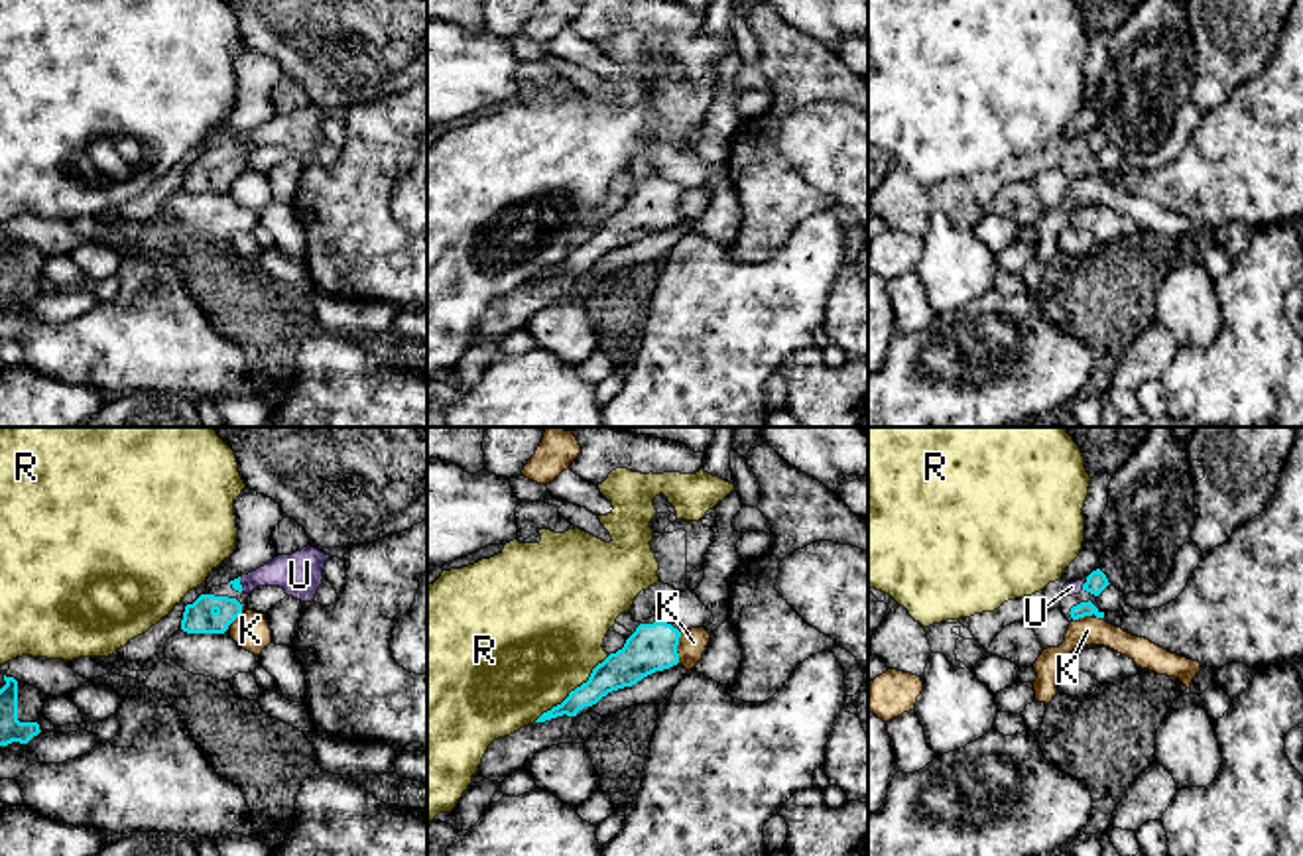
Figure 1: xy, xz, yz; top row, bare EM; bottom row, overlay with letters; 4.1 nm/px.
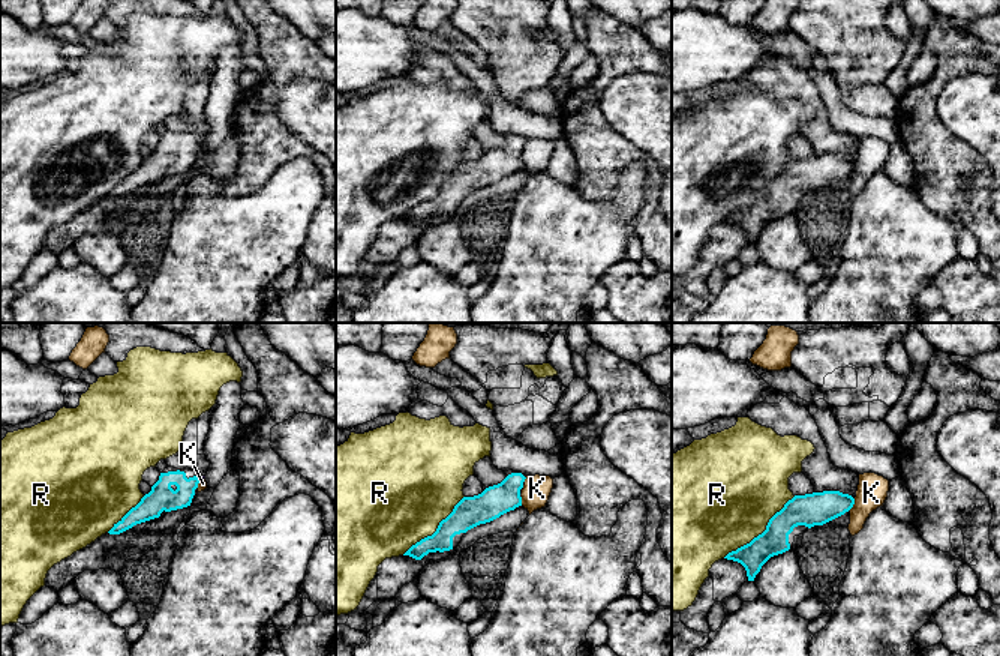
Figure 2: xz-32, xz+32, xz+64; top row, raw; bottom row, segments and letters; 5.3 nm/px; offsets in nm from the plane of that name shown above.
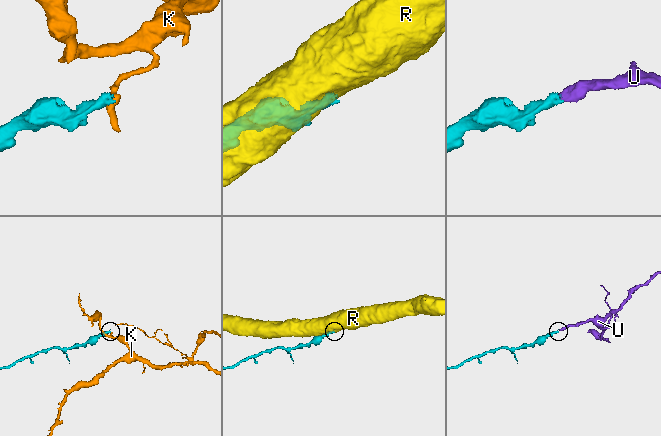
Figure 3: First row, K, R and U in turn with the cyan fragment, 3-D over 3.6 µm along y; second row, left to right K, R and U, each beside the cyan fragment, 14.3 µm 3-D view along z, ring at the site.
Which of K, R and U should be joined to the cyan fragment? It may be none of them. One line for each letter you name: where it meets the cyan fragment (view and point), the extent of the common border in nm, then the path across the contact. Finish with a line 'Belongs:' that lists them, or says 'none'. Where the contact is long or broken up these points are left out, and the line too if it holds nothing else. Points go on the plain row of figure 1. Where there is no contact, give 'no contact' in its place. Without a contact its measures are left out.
U: meets cyan in yz at (1083, 144); contact 50 nm long; runs through yz (1097, 140), (1083, 144), (1069, 148)
Belongs: U

